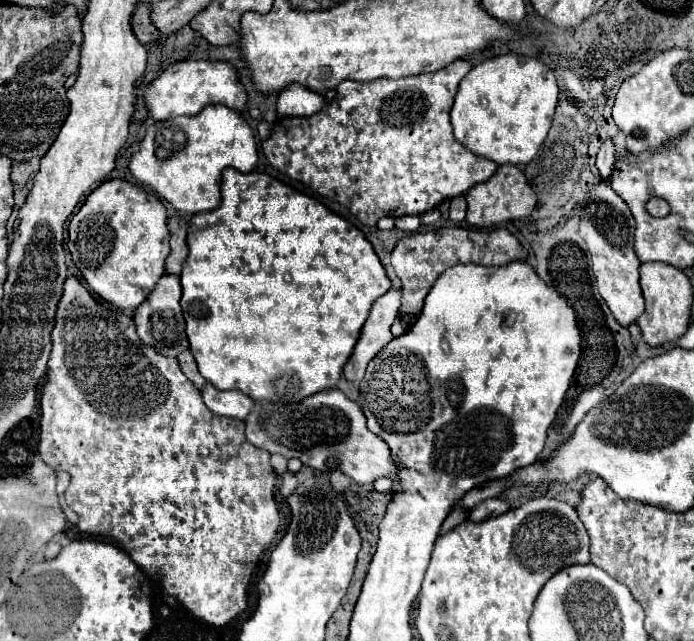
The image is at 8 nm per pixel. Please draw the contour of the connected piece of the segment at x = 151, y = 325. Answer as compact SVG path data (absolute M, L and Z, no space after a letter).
M163 275L157 283L157 287L153 289L151 297L147 297L147 301L135 311L135 325L137 325L137 335L145 345L151 345L157 353L161 353L163 357L179 357L185 349L189 349L189 341L185 335L185 319L181 315L181 285L177 277L171 275Z

